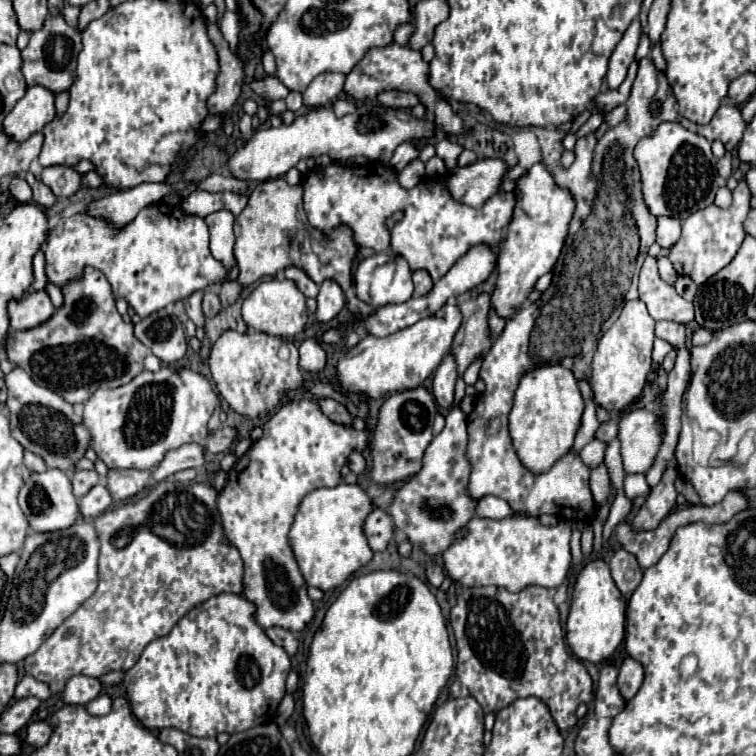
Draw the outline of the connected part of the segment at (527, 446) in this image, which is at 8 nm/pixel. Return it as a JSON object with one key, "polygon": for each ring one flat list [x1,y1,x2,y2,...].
{"polygon":[[546,365,524,375,514,393,514,407,510,411,510,437,520,463,532,475,550,471,552,465,572,449,582,413,584,399,578,381,566,367]]}

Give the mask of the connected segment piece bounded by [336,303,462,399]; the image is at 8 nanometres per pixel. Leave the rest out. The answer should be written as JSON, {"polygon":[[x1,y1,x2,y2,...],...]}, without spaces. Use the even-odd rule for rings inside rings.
{"polygon":[[446,303,440,311,420,319,418,323,406,327,404,331,392,333,388,337,376,337,368,333,336,365,340,391,356,393,364,399,380,399,386,393,418,387,442,363,444,355,450,351,452,339,460,325,462,325,460,309,456,305]]}

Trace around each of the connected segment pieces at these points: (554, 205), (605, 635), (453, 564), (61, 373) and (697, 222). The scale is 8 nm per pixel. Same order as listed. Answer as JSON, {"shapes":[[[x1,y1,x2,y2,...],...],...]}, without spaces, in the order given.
{"shapes":[[[542,163,534,165,528,169,528,175,518,179,516,197,514,219,508,225,506,239,500,245,498,281,492,291,492,307,502,319,512,317,526,303,536,281,556,265,576,207,572,193,558,187]],[[602,559,588,561,576,575,570,613,566,621,566,641,572,653,590,663,600,663,608,659,616,647,624,641,624,621,626,621,626,599,620,595,608,563]],[[472,517,466,529,468,533,442,553,446,573,462,587,496,585,508,589,510,593,518,593,530,585,556,589,564,583,572,563,568,545,572,531,566,521,556,527,544,527,538,517]],[[86,267,84,275,76,283,68,283,62,289,64,293,64,305,56,309,52,319,48,323,32,329,32,331,10,331,6,339,6,353,8,359,22,367,38,385,58,393,68,403,86,403,96,389,112,389,130,383,142,369,144,369,144,357,150,353,144,343,140,343,134,337,132,323,124,323,120,313,116,311,116,301,112,299,112,289,106,277]],[[744,181,738,183,734,189,734,201,728,209,720,209,716,205,704,207,696,213,692,213,684,223,682,223,682,235,678,243,670,249,668,259,676,267,678,275,690,277,696,285,702,285,708,277,716,275,722,267,726,267,734,255,738,253,746,233,744,233,744,219,750,211,750,191]]]}

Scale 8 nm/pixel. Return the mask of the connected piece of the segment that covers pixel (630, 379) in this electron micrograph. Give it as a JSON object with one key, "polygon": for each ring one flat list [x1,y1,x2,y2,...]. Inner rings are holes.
{"polygon":[[628,301,616,319,616,323,600,337,598,349,592,359,590,387,594,401,608,411,618,411,630,405,644,389,646,375,652,365,652,343,654,343,654,319,650,317,644,301]]}

